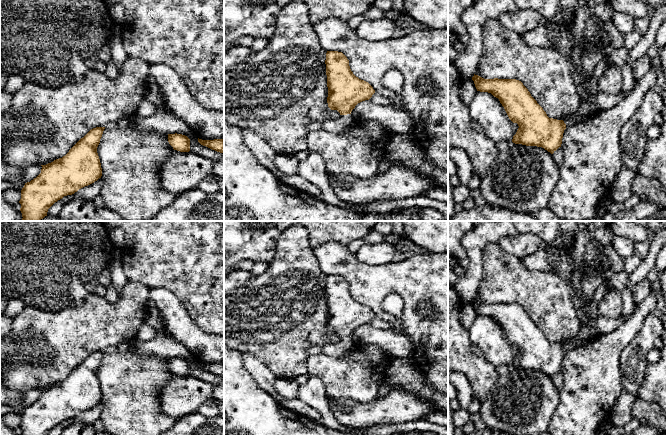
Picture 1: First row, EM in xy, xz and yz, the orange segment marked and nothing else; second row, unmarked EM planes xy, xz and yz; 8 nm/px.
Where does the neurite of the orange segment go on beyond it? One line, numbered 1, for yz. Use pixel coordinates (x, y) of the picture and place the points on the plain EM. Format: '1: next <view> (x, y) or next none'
1: next yz (584, 335)

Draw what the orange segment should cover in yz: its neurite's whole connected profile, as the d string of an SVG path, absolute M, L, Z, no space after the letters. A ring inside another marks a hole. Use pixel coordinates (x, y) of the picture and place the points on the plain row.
M478 299L472 301L477 315L491 317L498 322L509 343L519 352L512 366L526 370L542 371L553 378L562 368L564 354L594 339L597 335L590 328L581 327L578 334L565 344L549 342L543 332L531 320L523 307L516 303L484 303Z

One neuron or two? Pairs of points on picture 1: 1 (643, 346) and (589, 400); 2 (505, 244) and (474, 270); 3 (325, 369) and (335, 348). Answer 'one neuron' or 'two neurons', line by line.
1: two neurons
2: two neurons
3: two neurons

